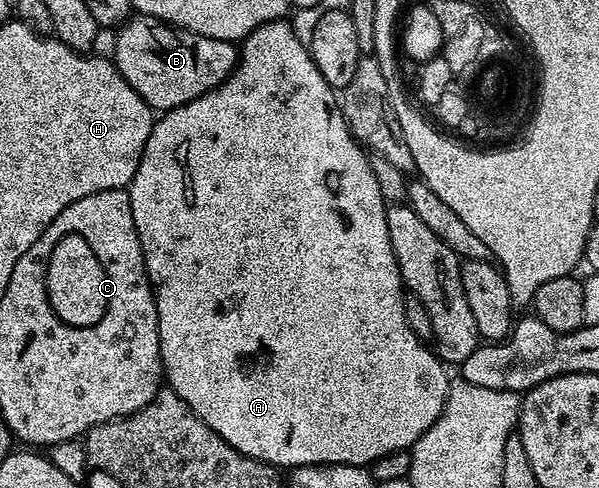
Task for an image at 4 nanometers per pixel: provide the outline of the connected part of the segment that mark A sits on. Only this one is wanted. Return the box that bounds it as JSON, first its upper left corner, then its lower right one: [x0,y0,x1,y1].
[126,19,450,469]

